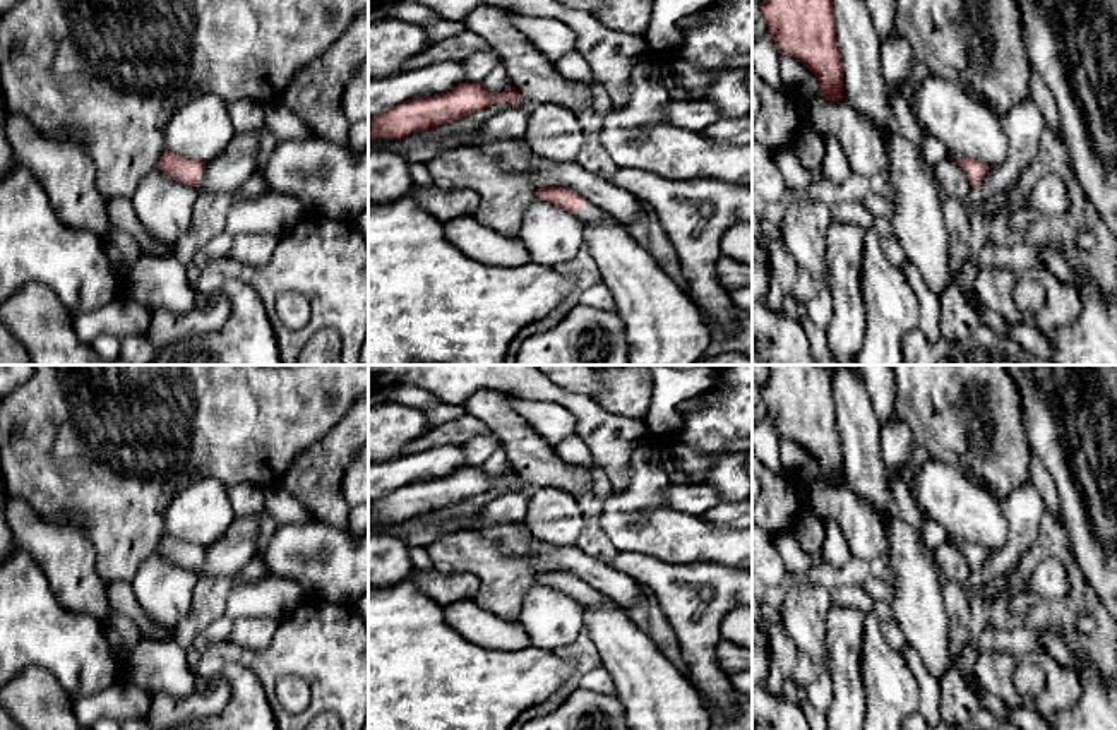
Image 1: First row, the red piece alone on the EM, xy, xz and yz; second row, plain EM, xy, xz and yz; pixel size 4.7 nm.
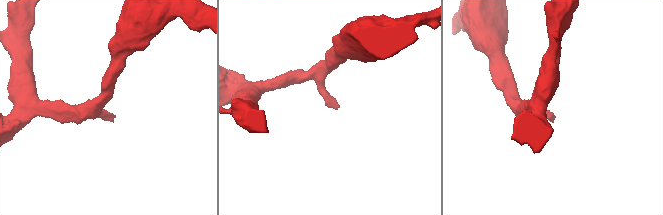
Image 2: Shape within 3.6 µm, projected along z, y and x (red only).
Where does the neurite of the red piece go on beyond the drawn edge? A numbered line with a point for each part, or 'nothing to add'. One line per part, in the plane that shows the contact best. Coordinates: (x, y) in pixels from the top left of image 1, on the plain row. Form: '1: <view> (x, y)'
1: xz (590, 597)

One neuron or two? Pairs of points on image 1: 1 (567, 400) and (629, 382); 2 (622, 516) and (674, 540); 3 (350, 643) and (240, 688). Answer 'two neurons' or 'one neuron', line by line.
1: two neurons
2: one neuron
3: two neurons

